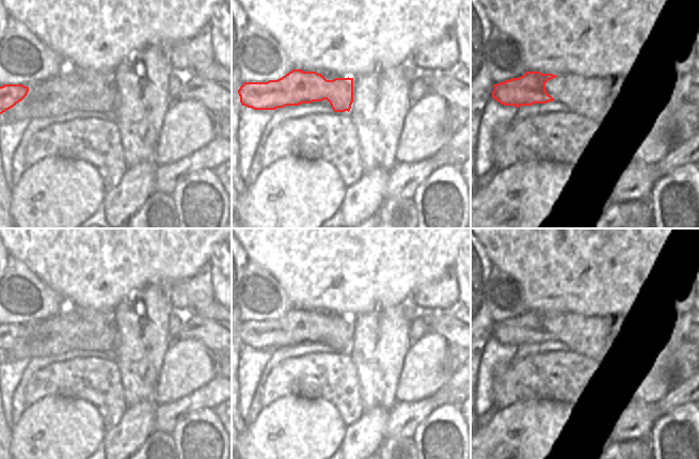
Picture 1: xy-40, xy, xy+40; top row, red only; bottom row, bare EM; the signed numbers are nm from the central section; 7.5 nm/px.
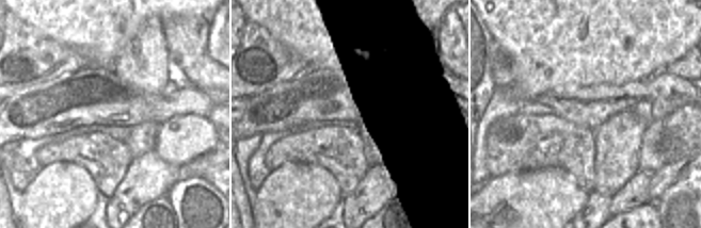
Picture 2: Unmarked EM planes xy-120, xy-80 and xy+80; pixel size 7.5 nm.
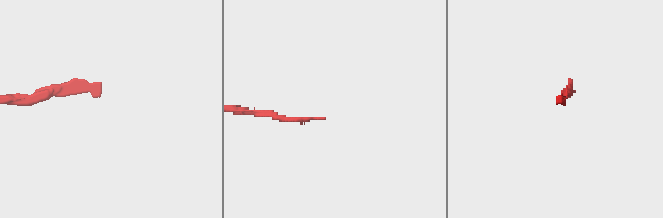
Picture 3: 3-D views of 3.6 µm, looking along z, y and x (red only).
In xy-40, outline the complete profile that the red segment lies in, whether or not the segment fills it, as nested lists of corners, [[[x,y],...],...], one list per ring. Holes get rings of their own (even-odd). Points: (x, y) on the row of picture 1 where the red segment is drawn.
[[[4,84],[0,86],[0,114],[21,101],[28,92],[29,88],[22,84]]]

